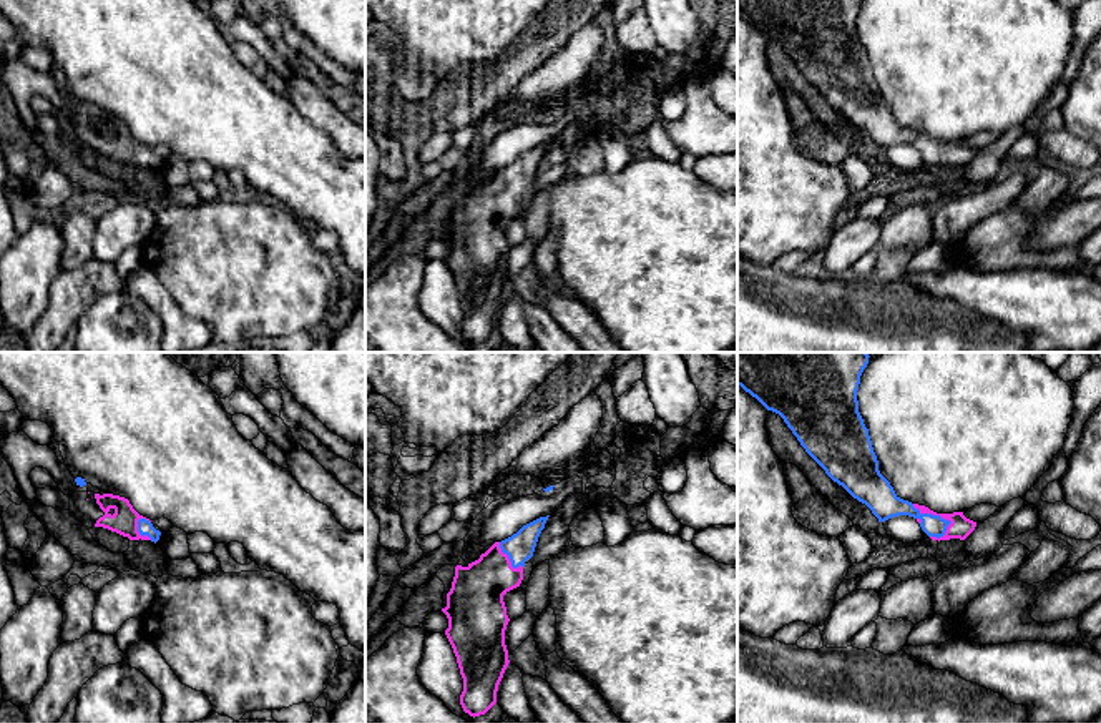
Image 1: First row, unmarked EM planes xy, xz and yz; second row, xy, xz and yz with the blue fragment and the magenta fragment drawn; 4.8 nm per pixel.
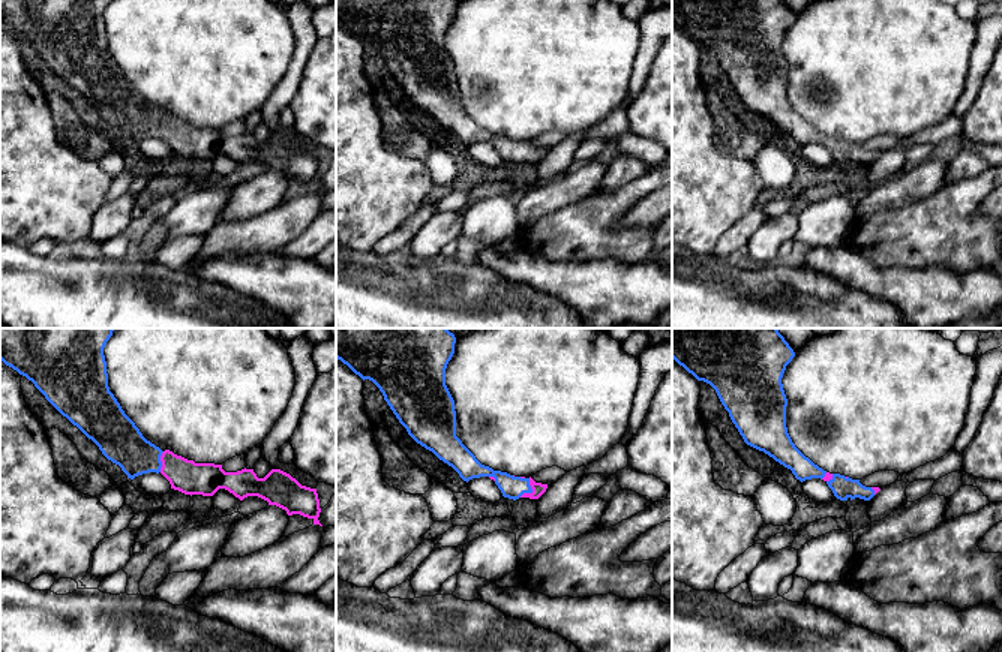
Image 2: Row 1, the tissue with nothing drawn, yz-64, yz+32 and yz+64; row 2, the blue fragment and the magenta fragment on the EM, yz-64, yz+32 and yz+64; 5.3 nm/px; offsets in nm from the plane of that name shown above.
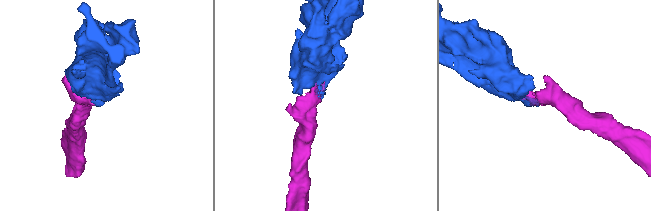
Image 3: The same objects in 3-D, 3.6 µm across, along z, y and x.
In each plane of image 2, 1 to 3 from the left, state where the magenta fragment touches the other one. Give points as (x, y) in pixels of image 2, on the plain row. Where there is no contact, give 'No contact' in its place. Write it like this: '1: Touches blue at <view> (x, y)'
1: Touches blue at yz-64 (161, 126)
2: Touches blue at yz+32 (531, 155)
3: Touches blue at yz+64 (830, 144)

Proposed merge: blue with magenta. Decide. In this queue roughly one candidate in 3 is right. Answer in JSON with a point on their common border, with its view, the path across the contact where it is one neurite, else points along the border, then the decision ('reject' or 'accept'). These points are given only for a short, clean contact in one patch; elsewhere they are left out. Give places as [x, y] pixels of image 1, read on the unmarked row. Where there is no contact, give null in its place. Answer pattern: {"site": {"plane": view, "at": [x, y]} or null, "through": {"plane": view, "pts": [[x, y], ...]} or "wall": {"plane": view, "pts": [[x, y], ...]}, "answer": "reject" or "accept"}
{"site": {"plane": "yz", "at": [937, 143]}, "through": {"plane": "yz", "pts": [[887, 132], [937, 143], [960, 155]]}, "answer": "accept"}

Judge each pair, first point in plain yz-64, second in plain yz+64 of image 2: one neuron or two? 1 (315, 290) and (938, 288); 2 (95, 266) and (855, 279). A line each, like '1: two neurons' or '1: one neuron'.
1: one neuron
2: two neurons

